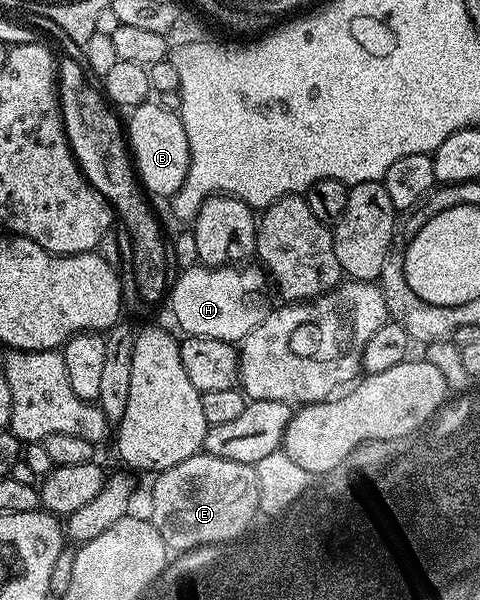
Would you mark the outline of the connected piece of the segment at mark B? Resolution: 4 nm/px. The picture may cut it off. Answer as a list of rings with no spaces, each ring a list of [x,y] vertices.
[[[145,102],[131,109],[129,116],[132,117],[126,120],[126,139],[144,191],[153,197],[175,196],[190,170],[190,142],[180,113],[166,110],[159,102]]]

